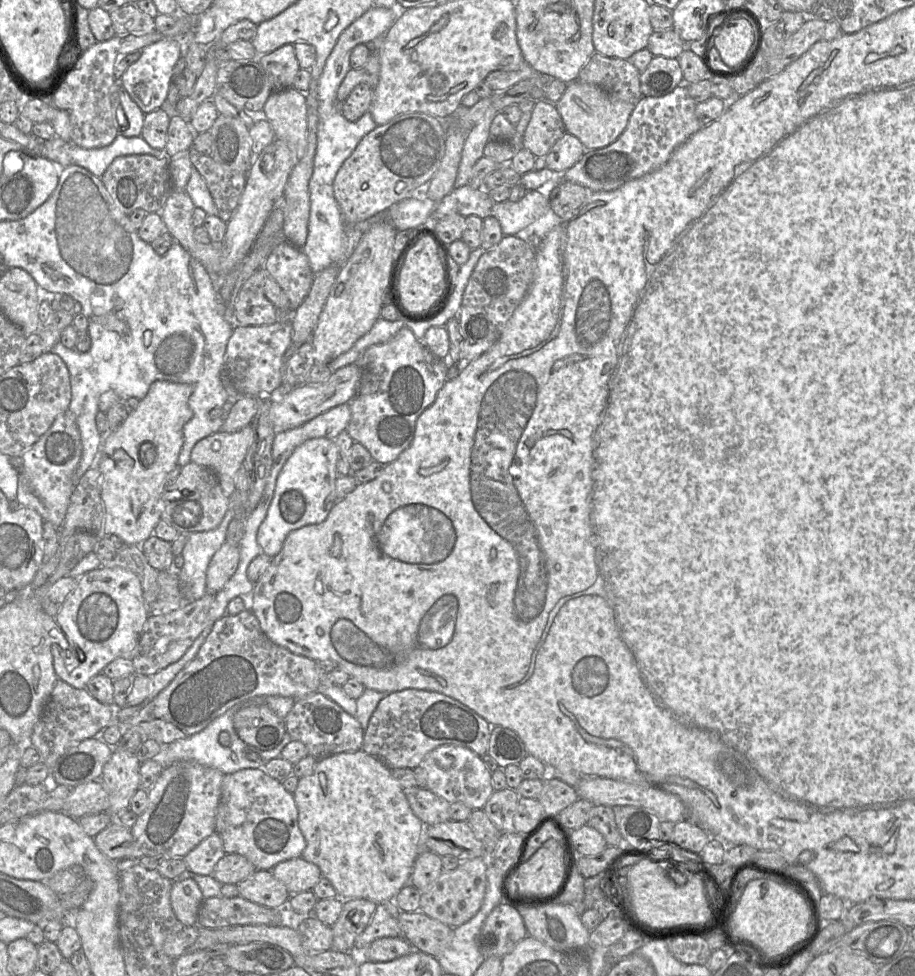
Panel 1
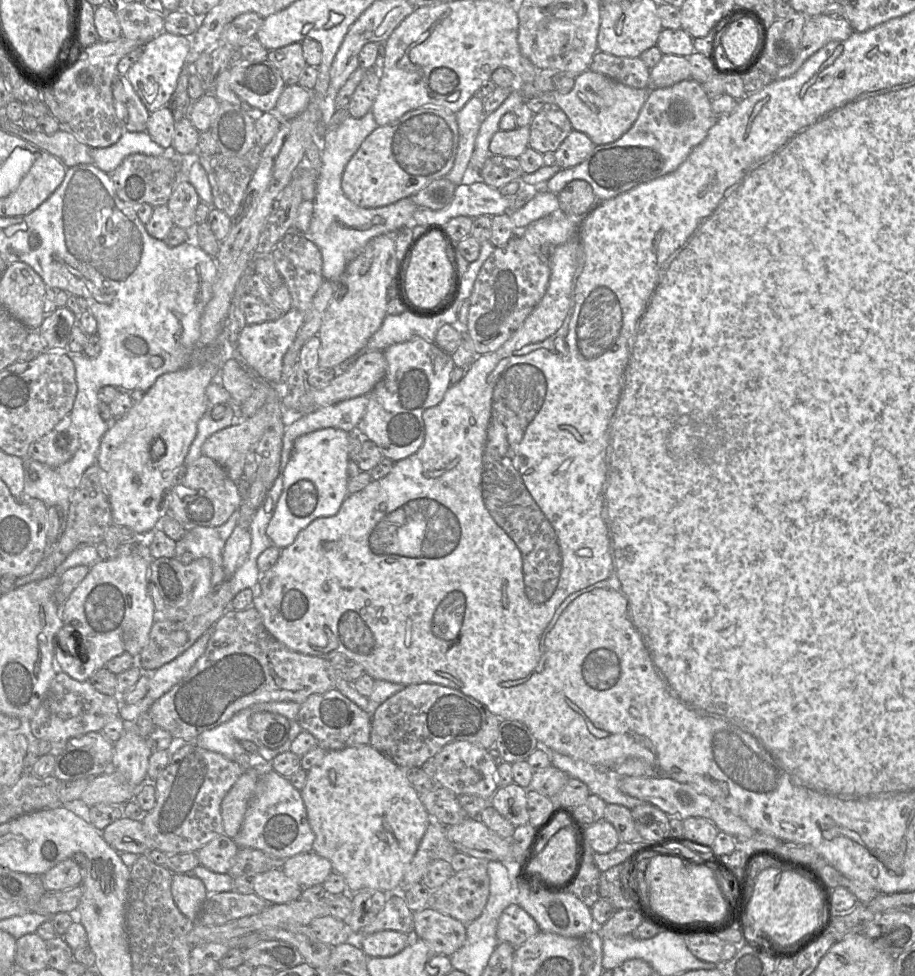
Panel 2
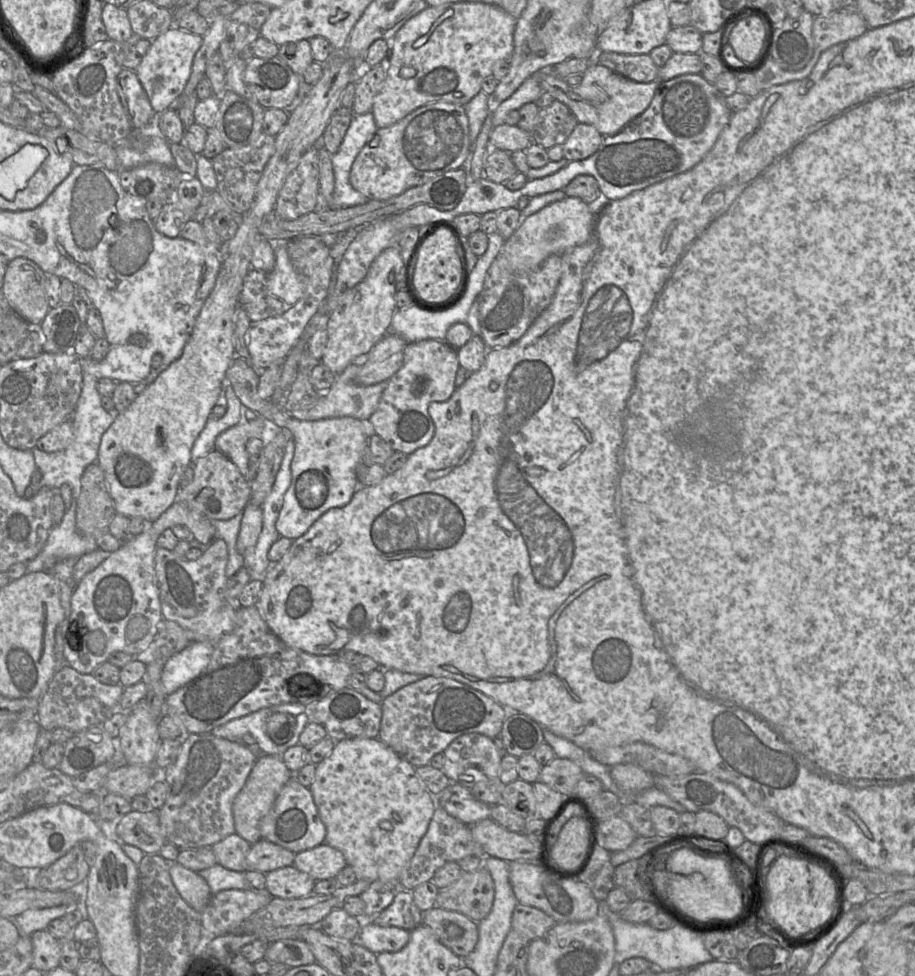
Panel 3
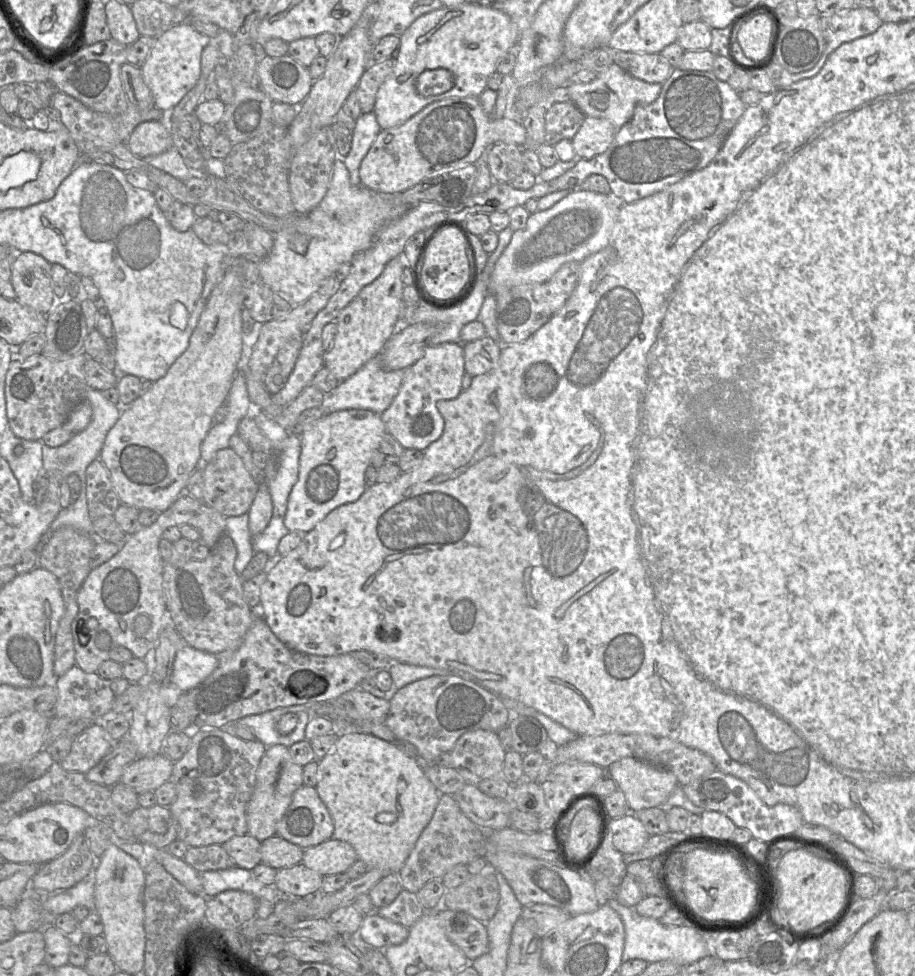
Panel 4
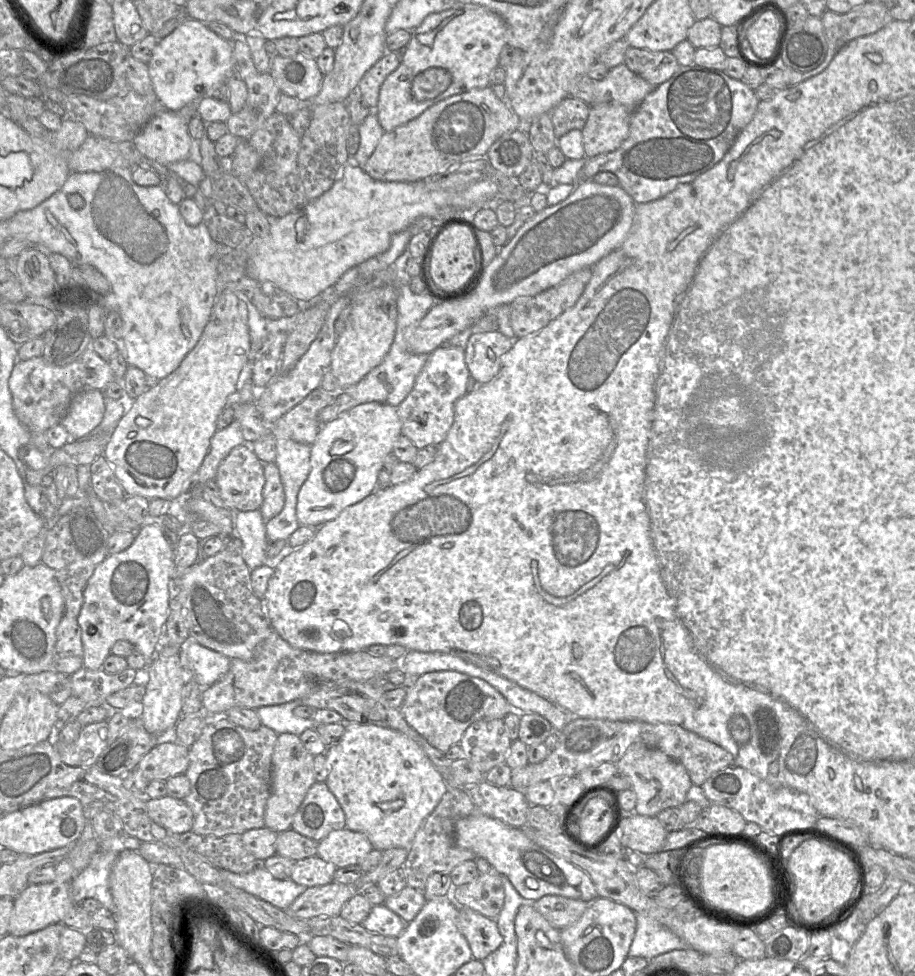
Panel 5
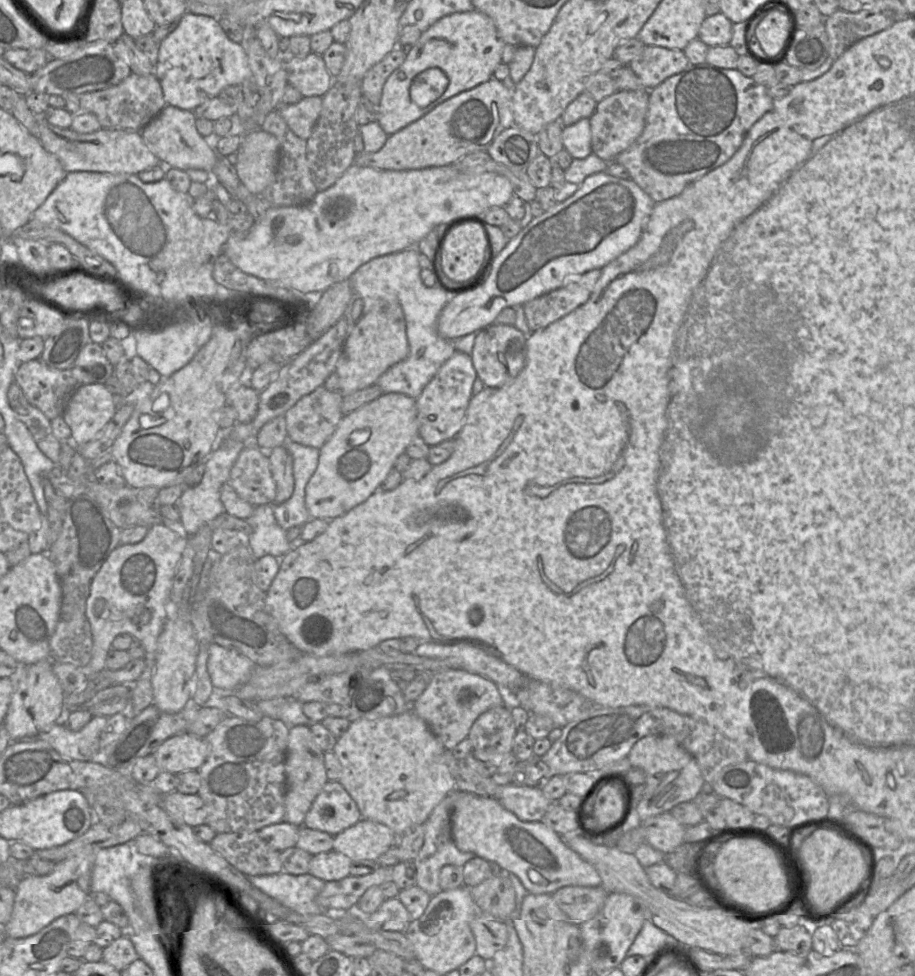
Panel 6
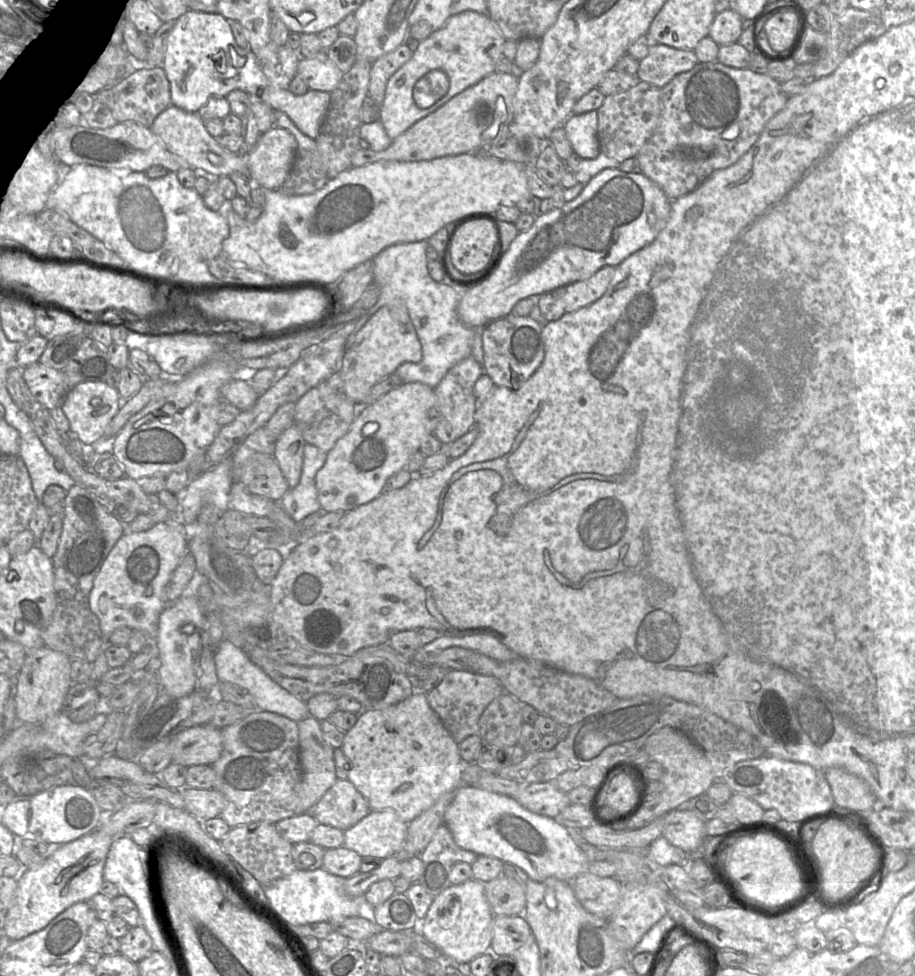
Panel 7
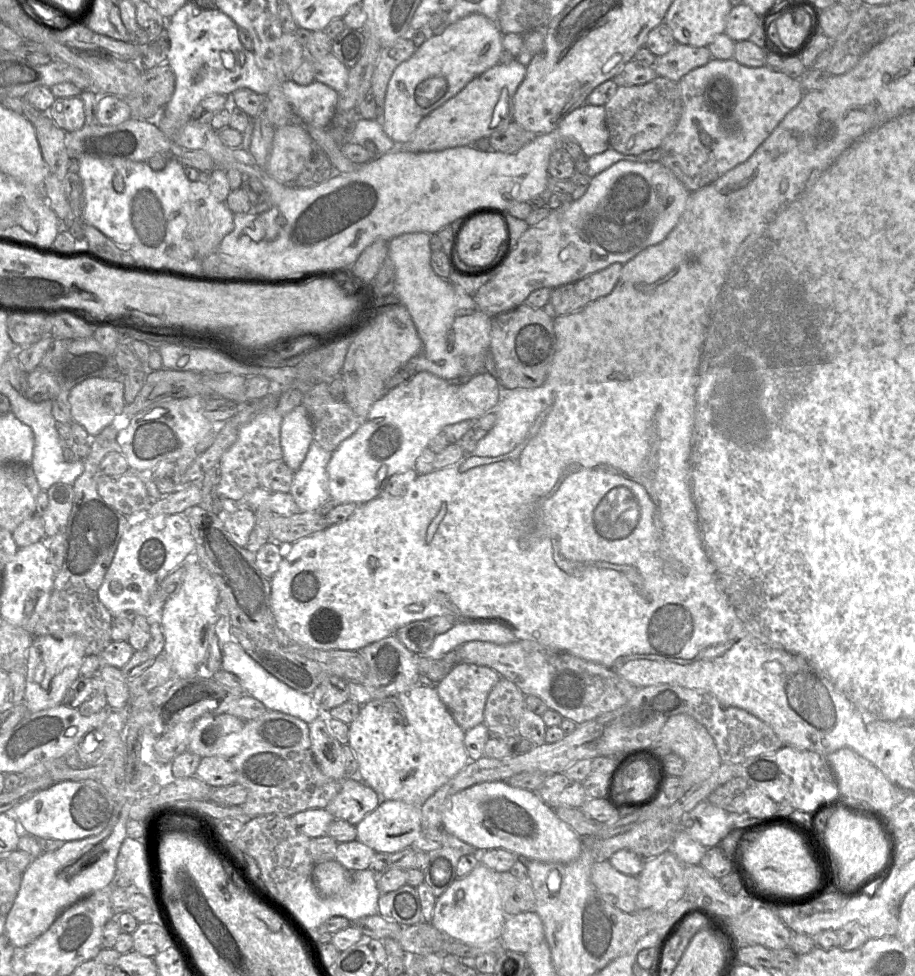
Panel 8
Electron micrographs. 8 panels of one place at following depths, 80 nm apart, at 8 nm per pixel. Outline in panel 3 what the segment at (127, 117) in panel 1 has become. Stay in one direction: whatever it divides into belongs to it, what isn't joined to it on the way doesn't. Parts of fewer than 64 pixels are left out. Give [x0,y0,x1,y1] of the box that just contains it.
[117,69,155,129]

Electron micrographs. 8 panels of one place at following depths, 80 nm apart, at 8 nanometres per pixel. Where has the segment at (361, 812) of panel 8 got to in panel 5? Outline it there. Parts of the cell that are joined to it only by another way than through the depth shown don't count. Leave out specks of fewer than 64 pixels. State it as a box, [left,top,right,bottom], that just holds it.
[291,782,345,842]

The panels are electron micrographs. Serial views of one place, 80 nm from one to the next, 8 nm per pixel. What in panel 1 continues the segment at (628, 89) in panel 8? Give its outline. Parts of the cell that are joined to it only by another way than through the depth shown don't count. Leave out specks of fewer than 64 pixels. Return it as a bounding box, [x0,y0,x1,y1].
[544,133,586,175]

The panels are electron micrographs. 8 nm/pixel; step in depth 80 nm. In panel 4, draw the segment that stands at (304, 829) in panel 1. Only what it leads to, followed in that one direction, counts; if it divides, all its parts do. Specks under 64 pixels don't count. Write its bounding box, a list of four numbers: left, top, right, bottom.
[315,731,440,872]

